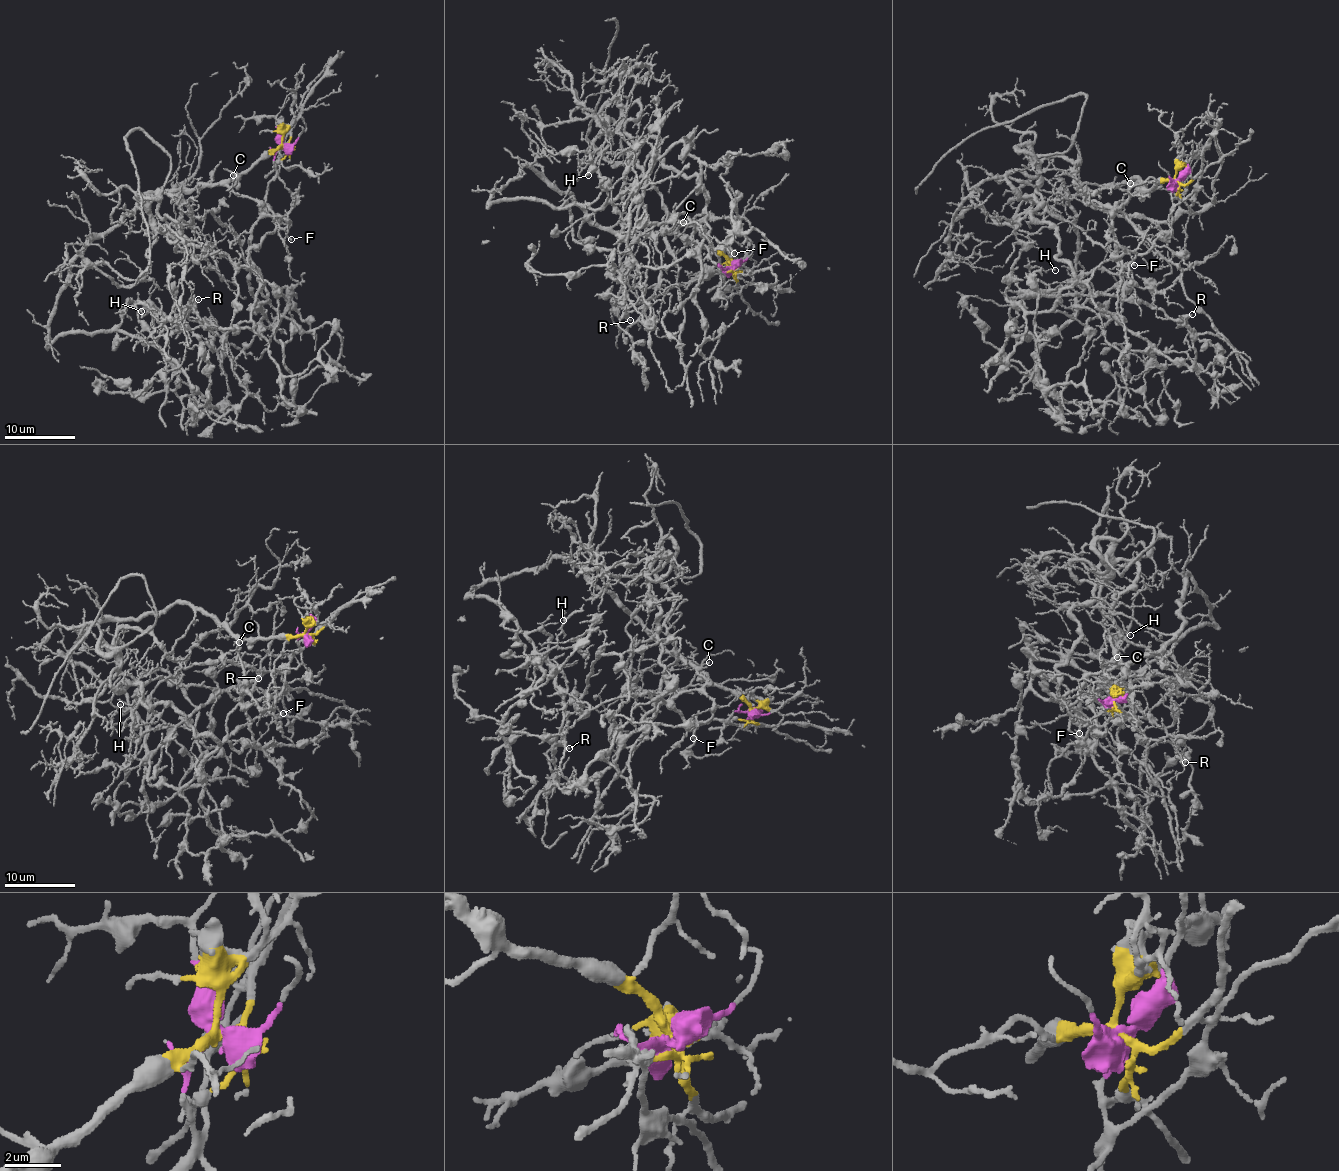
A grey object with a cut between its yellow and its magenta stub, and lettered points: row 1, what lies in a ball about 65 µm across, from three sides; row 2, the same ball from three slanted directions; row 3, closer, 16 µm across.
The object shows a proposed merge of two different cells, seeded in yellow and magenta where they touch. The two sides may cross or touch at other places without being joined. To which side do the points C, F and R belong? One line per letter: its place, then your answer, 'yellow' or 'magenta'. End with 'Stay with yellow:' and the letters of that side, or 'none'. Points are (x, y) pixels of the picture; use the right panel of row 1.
C: (1130, 183) | yellow
F: (1134, 265) | yellow
R: (1192, 314) | magenta
Stay with yellow: C, F

